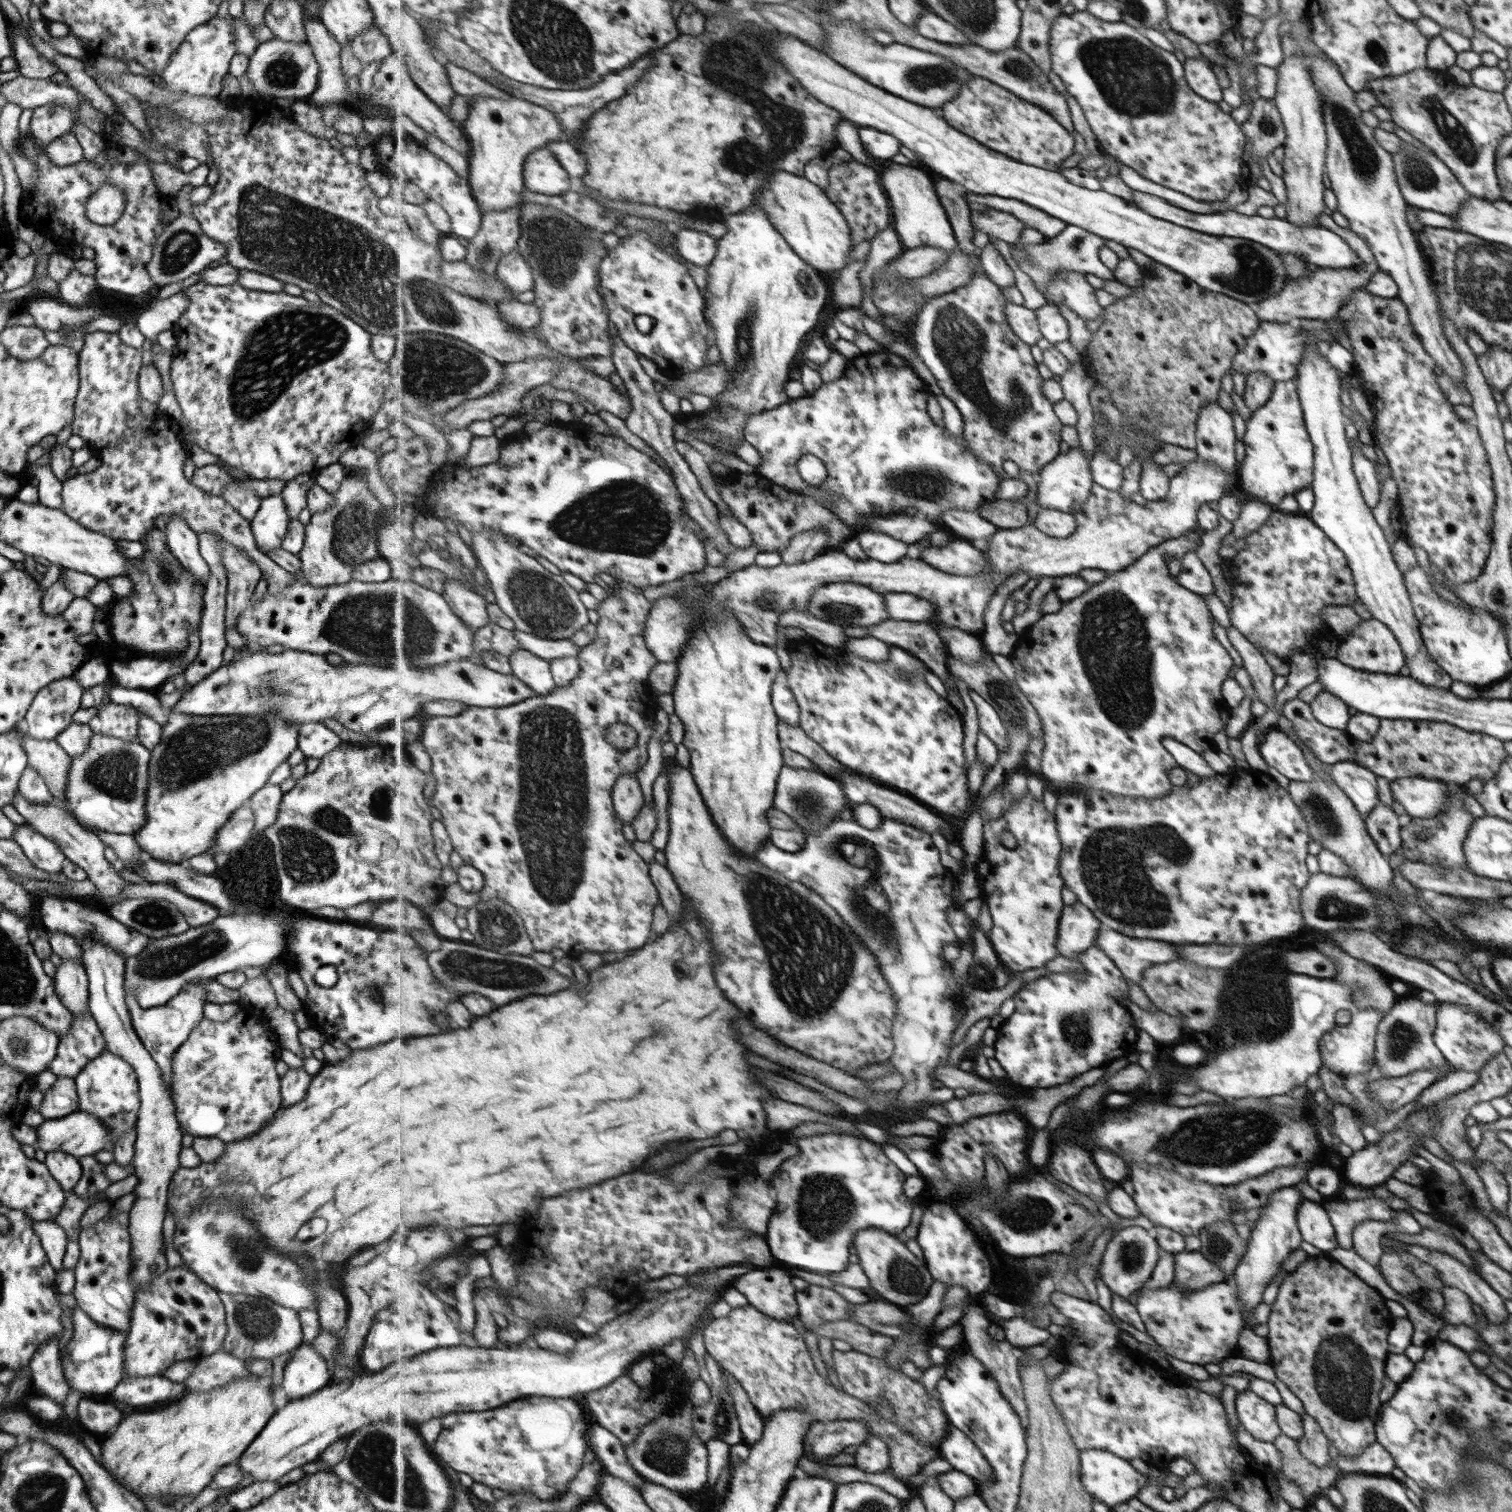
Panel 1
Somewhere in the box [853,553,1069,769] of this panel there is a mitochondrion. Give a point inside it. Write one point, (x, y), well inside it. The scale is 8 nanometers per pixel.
(1019, 719)

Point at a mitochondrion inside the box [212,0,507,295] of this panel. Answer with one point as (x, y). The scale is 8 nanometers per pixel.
(281, 72)

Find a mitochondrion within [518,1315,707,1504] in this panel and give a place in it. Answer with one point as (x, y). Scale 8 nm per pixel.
(669, 1449)

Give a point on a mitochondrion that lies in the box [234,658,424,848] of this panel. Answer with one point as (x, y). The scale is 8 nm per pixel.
(379, 803)

